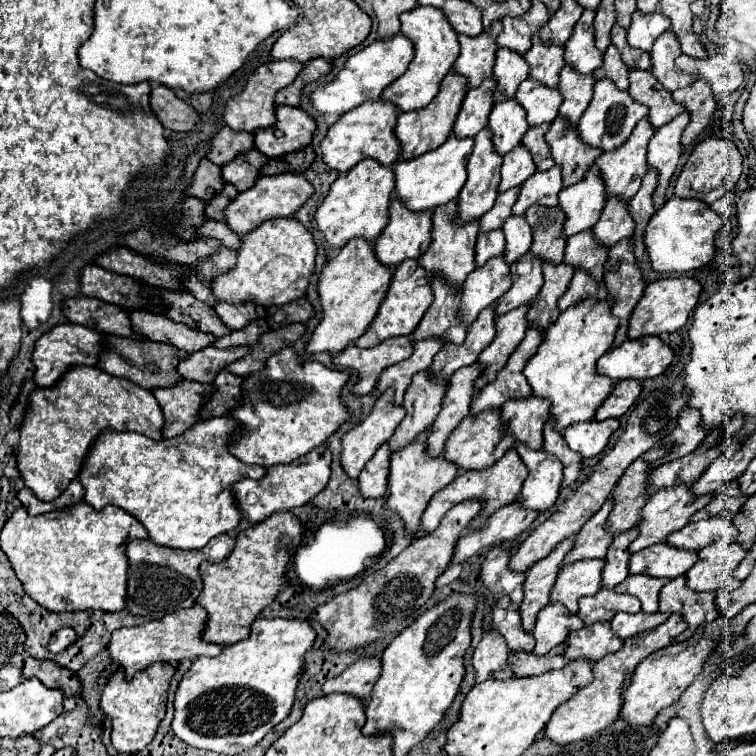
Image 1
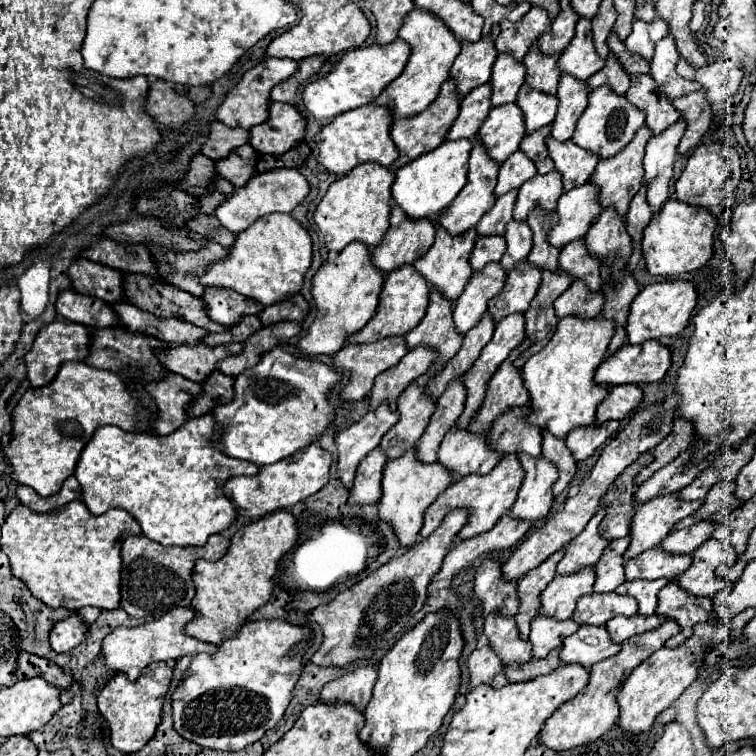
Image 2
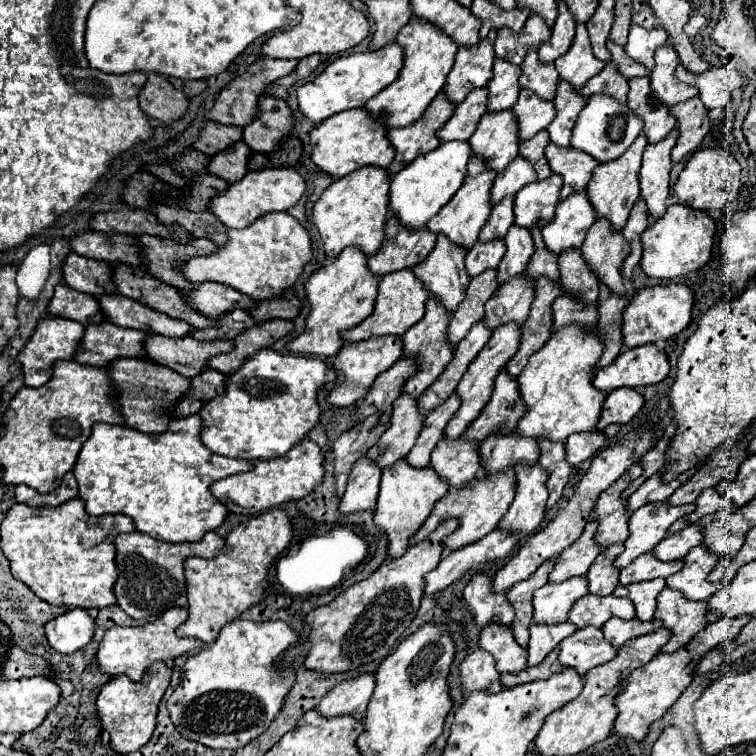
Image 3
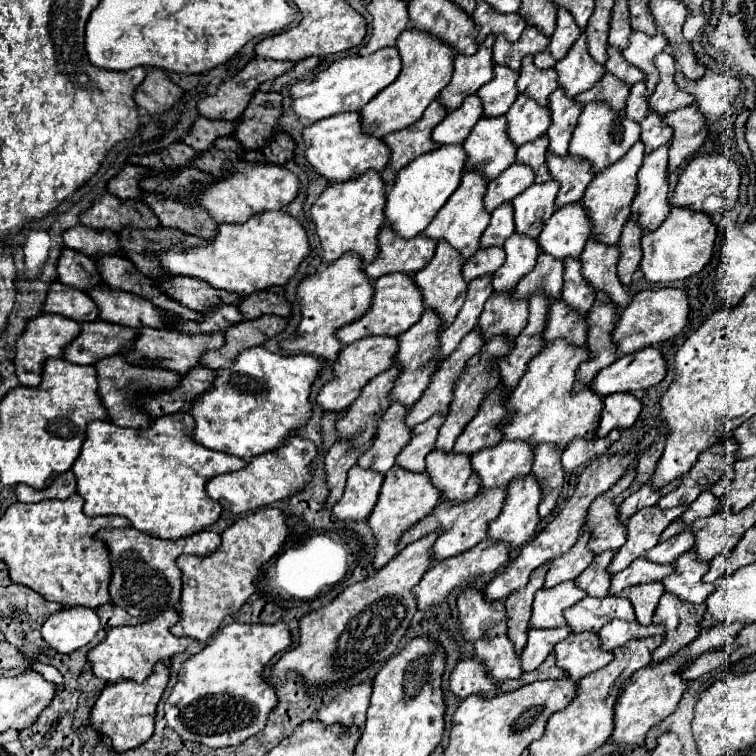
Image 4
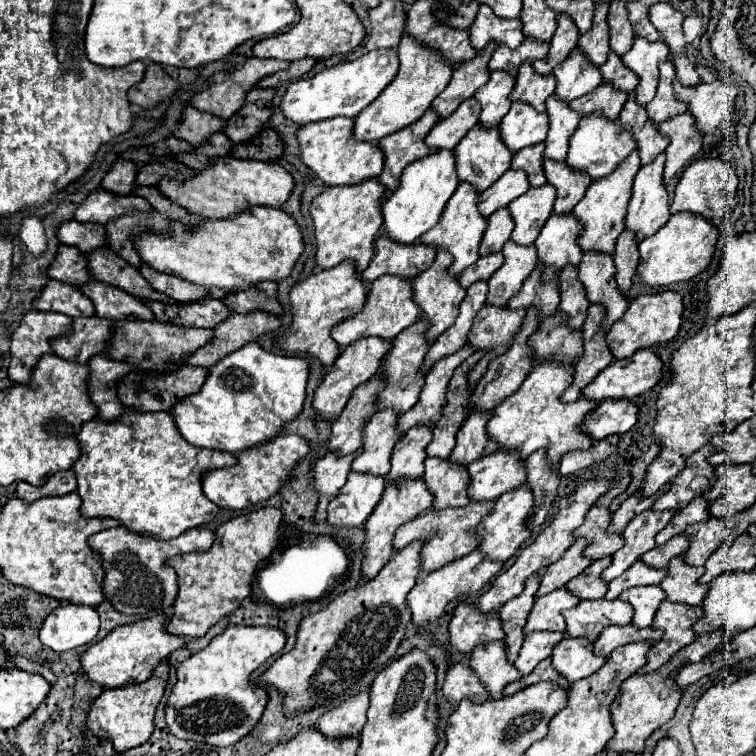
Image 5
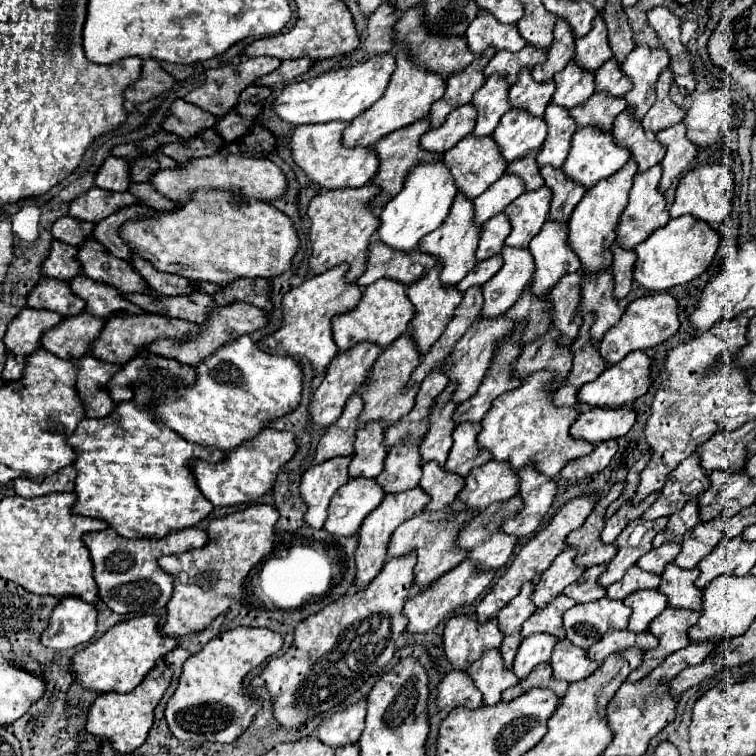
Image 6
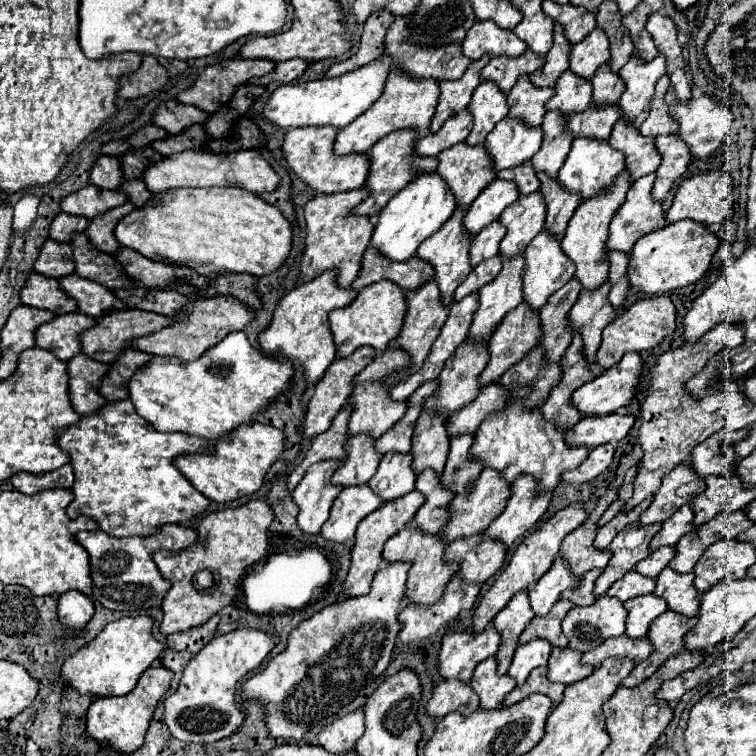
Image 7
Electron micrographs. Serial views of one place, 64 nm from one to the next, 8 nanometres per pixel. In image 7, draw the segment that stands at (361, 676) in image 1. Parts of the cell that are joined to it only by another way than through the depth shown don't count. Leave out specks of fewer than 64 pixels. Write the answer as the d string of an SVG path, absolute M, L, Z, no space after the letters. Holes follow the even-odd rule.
M358 708L332 724L328 724L318 734L318 744L332 754L342 754L354 750L356 740L364 734L364 710Z

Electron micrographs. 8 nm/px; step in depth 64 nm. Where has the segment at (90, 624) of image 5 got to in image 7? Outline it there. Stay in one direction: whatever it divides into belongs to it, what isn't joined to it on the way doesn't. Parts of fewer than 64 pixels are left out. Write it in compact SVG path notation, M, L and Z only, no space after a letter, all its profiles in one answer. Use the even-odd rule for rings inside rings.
M70 590L58 598L58 618L64 630L80 632L94 616L94 604L88 596Z

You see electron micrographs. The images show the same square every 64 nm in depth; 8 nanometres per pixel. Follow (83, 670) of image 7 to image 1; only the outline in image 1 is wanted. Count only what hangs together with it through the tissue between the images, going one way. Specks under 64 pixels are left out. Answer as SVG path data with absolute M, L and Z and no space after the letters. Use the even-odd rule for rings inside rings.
M192 606L188 610L178 610L168 614L162 620L152 620L142 626L132 626L132 628L120 628L112 634L108 650L112 658L124 666L126 678L132 678L136 672L148 668L154 662L180 662L184 658L200 658L200 656L218 656L224 646L222 644L212 644L202 638L204 626L208 620L208 612L202 606Z

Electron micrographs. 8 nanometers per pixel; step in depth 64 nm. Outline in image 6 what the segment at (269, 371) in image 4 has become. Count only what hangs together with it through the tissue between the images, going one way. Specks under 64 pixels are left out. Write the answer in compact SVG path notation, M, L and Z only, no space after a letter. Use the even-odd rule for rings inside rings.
M242 336L222 346L214 356L196 366L198 380L190 388L164 390L164 378L156 376L162 396L150 402L150 388L136 390L136 404L158 414L160 422L178 432L184 440L232 450L246 440L252 440L272 420L290 414L300 404L302 394L302 366L290 356L274 356L260 350L250 336Z

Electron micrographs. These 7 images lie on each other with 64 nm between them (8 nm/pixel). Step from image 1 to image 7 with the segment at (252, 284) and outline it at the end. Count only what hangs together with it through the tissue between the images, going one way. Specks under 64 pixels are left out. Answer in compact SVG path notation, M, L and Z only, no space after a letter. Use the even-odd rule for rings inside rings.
M236 186L188 188L156 194L156 202L148 202L148 206L134 210L134 214L128 214L128 218L118 222L116 238L124 248L132 248L146 258L172 266L186 266L206 278L218 278L220 274L272 274L286 262L292 248L292 228L280 210L264 202L260 196Z

